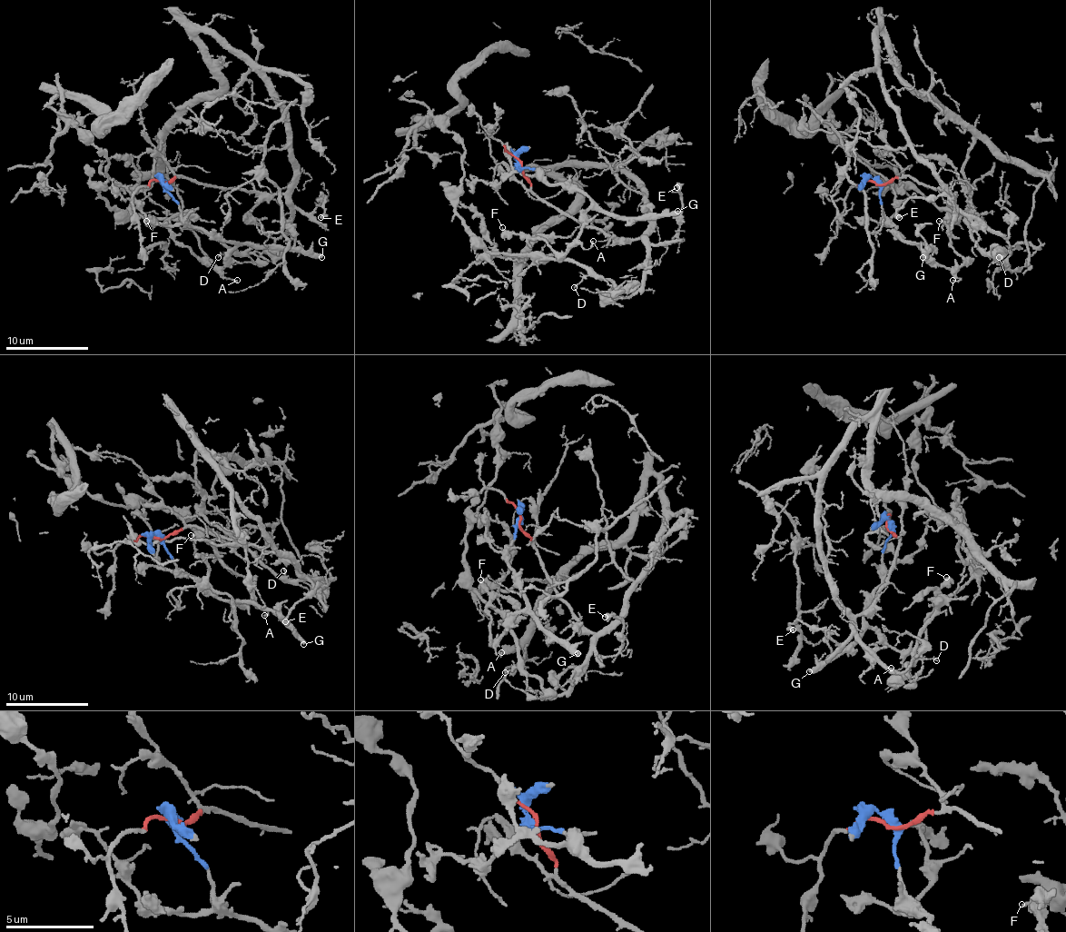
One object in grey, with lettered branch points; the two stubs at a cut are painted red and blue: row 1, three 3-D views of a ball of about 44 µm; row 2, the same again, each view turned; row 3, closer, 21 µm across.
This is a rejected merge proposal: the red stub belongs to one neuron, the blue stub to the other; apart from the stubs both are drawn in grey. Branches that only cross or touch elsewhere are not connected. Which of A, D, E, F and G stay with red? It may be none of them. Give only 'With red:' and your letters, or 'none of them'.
With red: D, E

